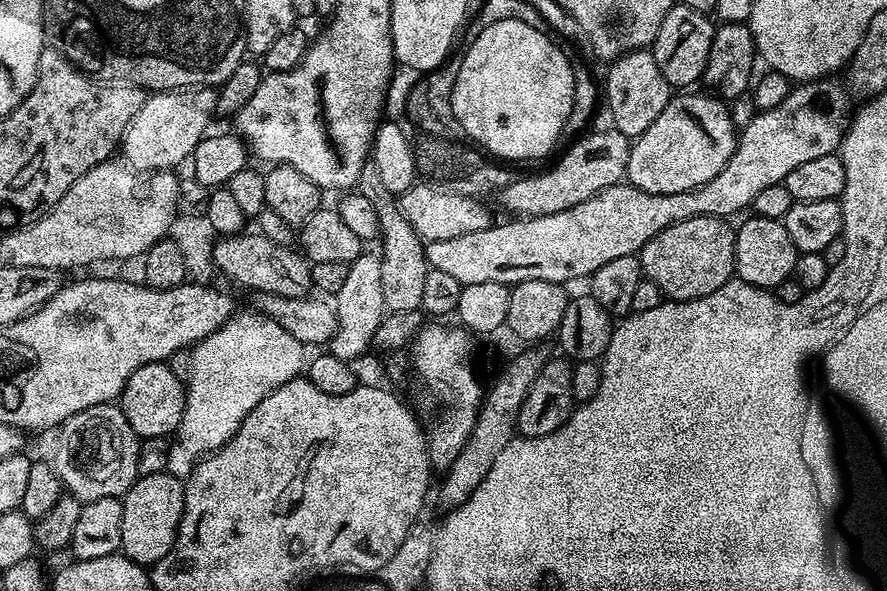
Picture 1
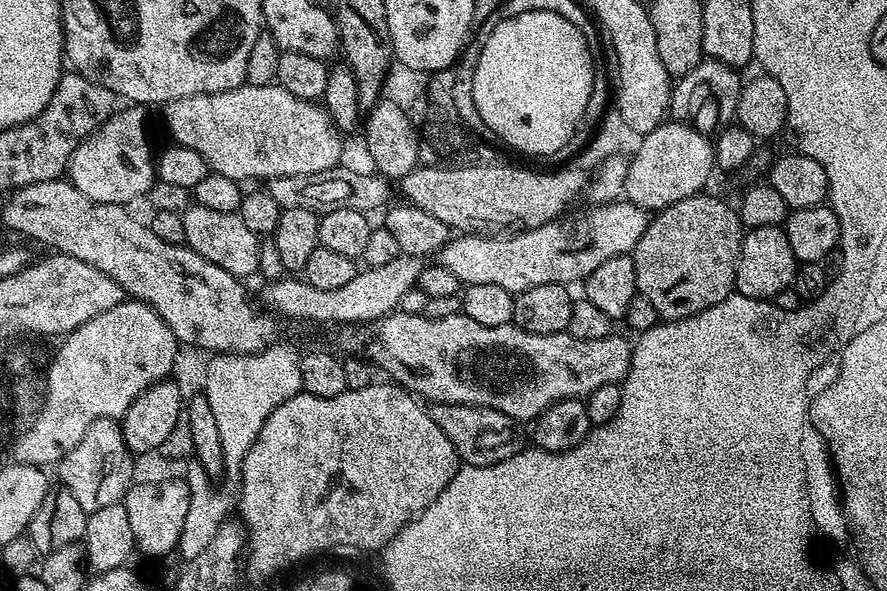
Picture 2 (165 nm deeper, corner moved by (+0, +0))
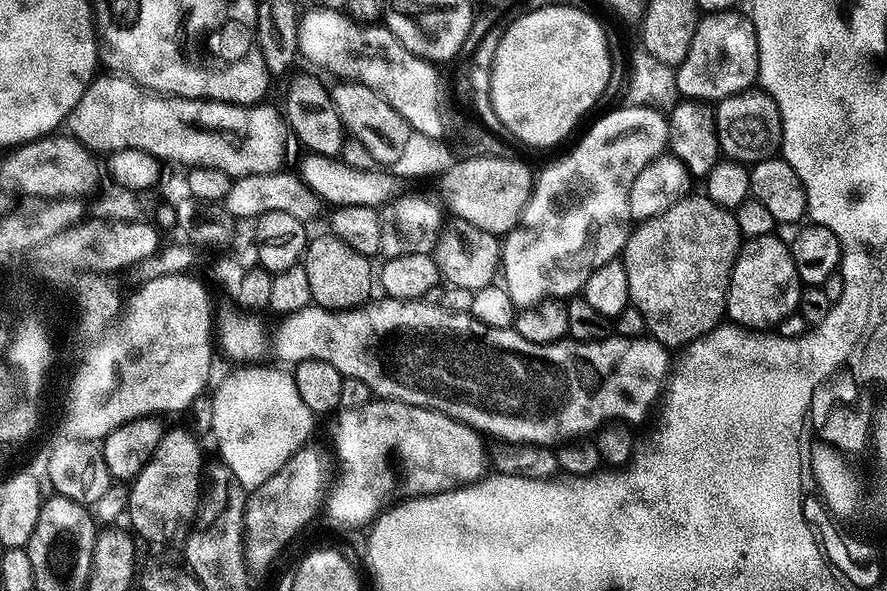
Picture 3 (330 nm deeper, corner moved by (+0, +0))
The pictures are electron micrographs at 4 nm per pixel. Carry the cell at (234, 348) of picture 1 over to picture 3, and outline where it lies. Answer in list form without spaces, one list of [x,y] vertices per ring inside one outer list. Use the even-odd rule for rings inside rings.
[[[240,366],[237,372],[232,372],[220,385],[216,388],[216,393],[212,396],[212,432],[216,435],[216,448],[220,451],[219,459],[234,474],[234,478],[238,478],[238,482],[246,490],[251,490],[262,486],[262,482],[266,482],[266,478],[270,478],[274,474],[278,474],[278,470],[282,470],[282,466],[286,466],[286,462],[291,456],[305,447],[309,443],[308,435],[312,432],[312,420],[314,413],[306,406],[306,402],[302,402],[302,398],[298,394],[298,386],[294,386],[294,378],[291,371],[283,372],[280,368],[252,368],[256,366]]]

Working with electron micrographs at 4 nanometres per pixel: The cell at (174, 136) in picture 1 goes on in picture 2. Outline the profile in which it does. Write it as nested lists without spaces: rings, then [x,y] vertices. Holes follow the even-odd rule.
[[[140,106],[124,107],[97,132],[85,138],[68,160],[67,179],[96,204],[131,205],[131,200],[146,195],[152,183],[156,184],[158,180],[157,161],[148,141],[148,128],[144,125],[145,109]]]

